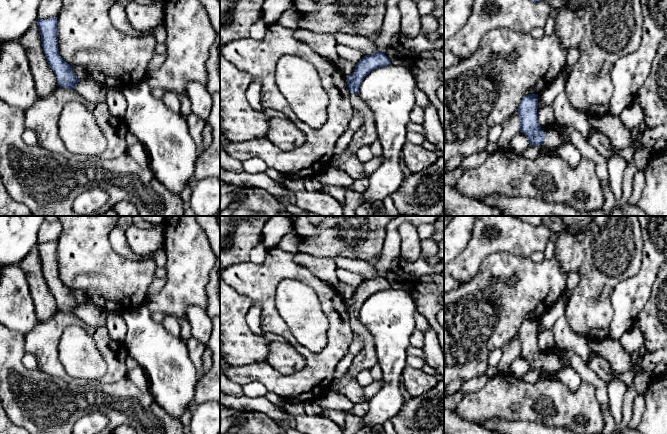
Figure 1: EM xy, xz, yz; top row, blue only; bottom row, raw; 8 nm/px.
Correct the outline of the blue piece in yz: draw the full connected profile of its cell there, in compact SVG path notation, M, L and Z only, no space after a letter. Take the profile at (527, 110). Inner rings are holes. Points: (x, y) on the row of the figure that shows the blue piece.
M525 95L518 107L520 117L520 132L523 133L530 145L544 145L548 148L563 146L562 139L556 134L545 134L537 120L538 95Z

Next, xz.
M383 52L365 55L355 66L354 72L347 76L353 109L363 116L363 125L355 131L347 149L356 154L364 145L371 145L378 139L374 115L369 106L359 96L359 88L364 78L373 70L390 65L390 59Z

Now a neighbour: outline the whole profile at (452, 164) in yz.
M458 154L444 163L444 174L456 170L464 160L465 156Z

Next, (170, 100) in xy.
M166 92L161 100L170 110L180 113L181 103L176 95Z

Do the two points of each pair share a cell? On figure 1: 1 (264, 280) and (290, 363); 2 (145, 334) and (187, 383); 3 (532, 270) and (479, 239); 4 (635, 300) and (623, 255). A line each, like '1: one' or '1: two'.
1: two
2: one
3: two
4: two

